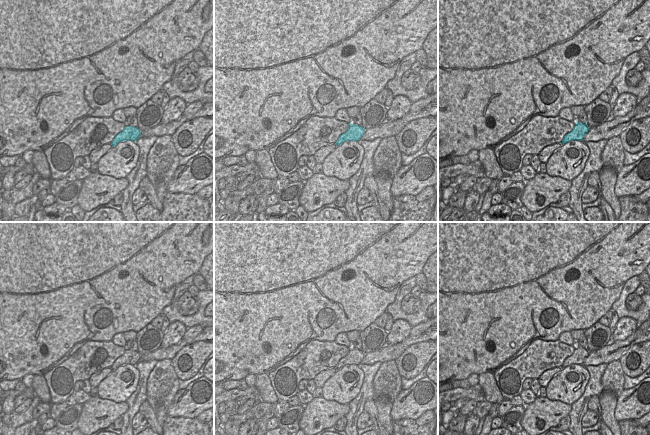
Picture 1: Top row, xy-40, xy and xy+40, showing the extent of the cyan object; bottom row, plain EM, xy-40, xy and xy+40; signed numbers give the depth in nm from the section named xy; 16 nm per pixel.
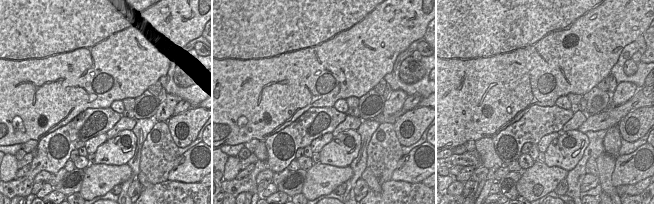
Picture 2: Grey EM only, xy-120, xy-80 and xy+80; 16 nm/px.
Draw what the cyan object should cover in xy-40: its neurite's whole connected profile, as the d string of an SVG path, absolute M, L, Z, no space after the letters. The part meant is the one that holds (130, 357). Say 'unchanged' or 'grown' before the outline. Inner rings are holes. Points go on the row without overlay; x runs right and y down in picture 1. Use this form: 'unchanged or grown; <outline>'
unchanged; M125 350L124 354L117 358L111 366L112 371L116 370L119 366L123 365L136 365L141 359L138 351Z

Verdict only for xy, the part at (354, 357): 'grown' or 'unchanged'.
unchanged

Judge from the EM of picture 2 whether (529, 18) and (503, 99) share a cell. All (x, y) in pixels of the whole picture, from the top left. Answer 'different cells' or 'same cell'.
same cell

